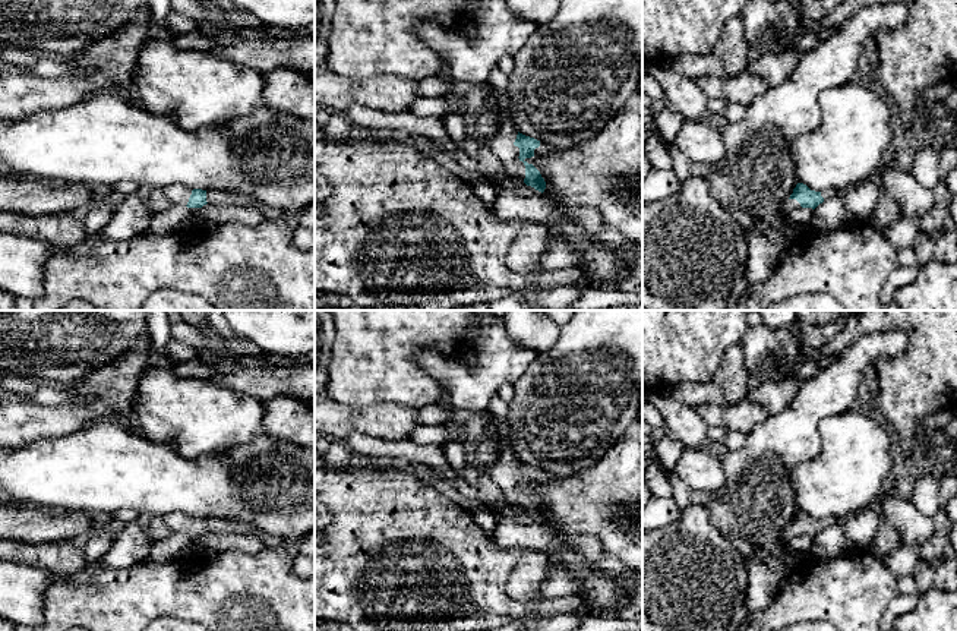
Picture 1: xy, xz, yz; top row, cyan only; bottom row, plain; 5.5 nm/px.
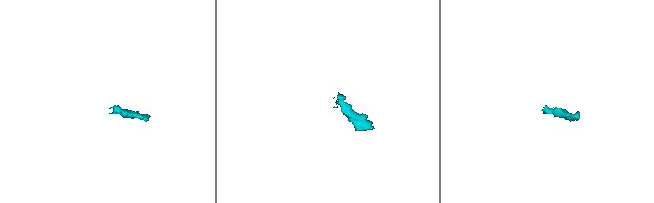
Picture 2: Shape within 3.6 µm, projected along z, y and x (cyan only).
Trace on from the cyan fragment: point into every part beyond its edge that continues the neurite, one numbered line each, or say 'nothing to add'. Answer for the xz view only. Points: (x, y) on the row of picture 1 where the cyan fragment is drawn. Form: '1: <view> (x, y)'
1: xz (502, 142)
2: xz (543, 150)

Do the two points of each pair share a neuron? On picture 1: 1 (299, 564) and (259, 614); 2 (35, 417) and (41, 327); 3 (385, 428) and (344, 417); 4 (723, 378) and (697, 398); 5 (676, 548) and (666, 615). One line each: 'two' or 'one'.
1: two
2: two
3: one
4: two
5: one

